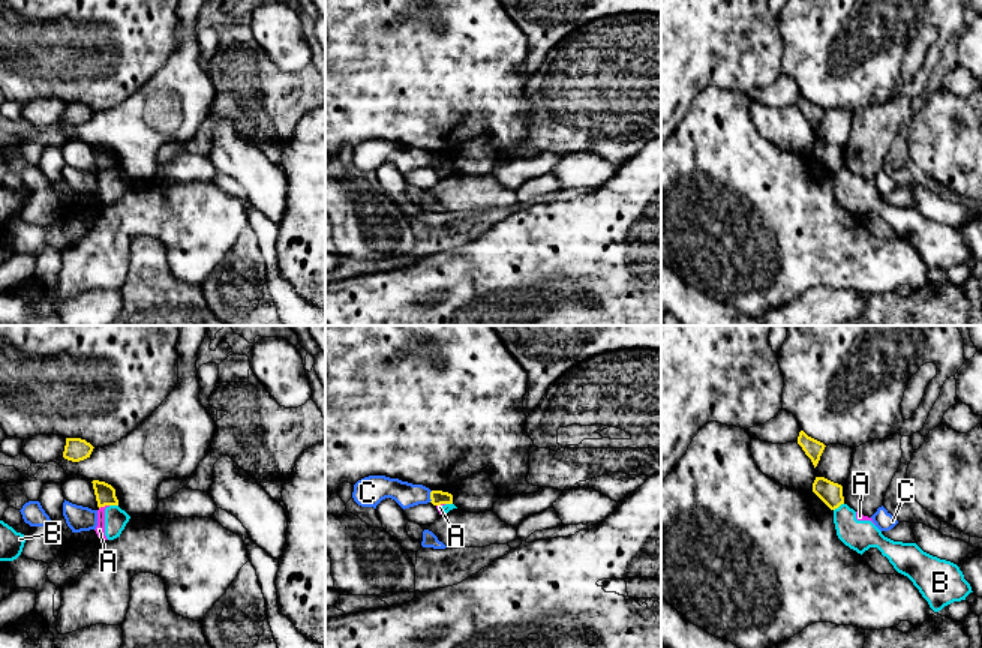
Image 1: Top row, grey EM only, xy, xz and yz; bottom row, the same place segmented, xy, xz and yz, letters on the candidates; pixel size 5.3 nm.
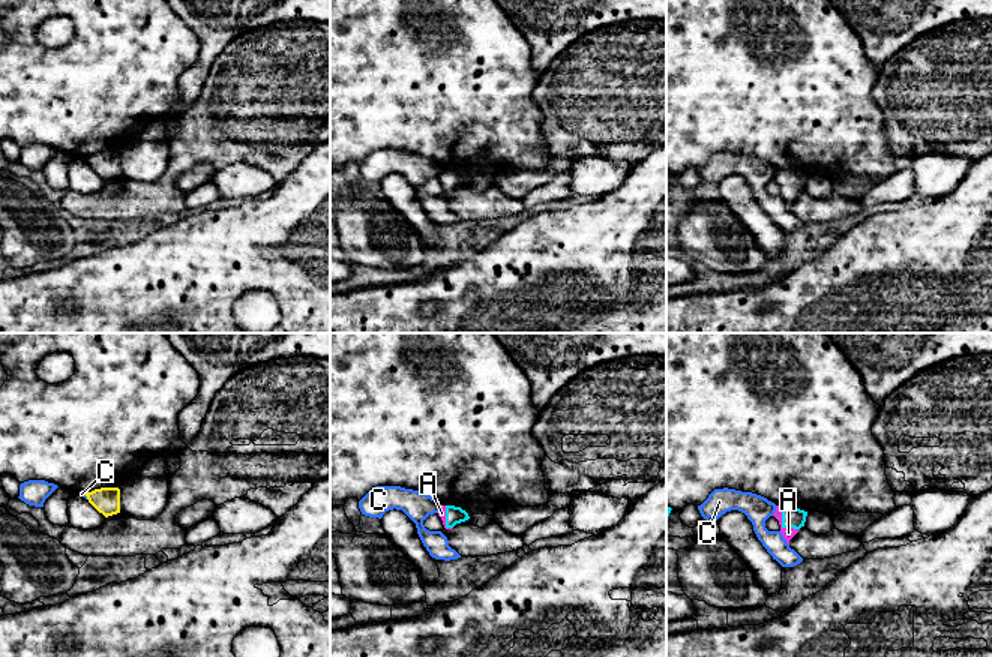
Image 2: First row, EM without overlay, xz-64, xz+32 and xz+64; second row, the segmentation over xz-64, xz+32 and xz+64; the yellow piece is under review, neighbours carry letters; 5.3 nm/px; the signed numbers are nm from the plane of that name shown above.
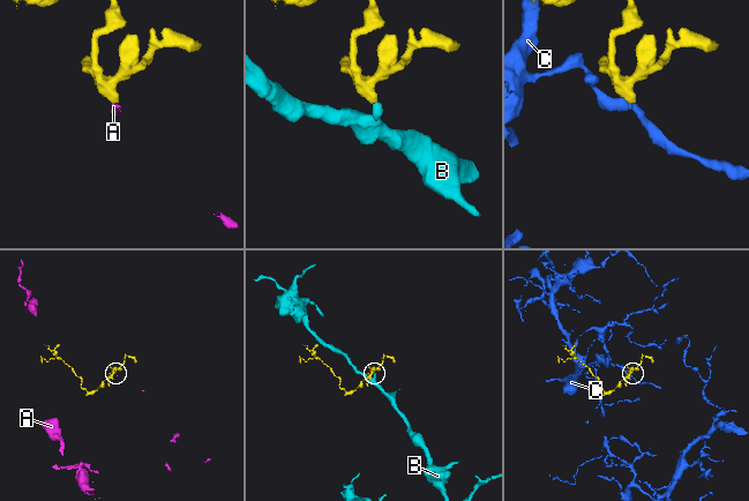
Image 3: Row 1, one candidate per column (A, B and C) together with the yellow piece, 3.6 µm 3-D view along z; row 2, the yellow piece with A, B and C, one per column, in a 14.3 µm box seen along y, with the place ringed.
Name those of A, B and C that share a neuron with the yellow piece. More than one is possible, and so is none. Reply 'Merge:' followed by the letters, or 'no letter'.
Merge: no letter

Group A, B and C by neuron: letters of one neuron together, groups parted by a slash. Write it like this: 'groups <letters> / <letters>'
groups A B / C

